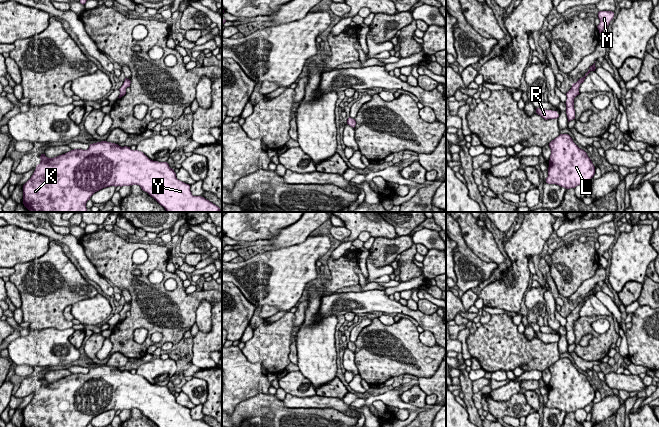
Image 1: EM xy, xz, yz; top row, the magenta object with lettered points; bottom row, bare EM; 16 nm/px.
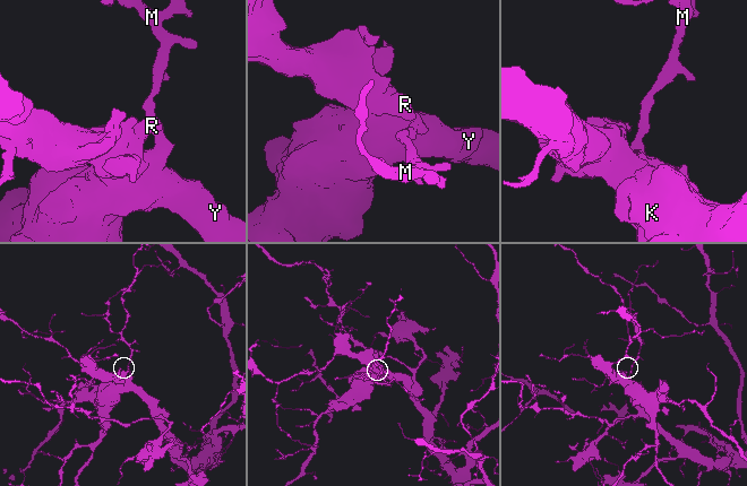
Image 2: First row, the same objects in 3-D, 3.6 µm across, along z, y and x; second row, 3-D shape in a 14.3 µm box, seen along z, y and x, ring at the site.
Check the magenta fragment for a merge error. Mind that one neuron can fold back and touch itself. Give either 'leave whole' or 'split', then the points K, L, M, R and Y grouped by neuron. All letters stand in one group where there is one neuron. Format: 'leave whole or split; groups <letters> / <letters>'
leave whole; groups K L M R Y

